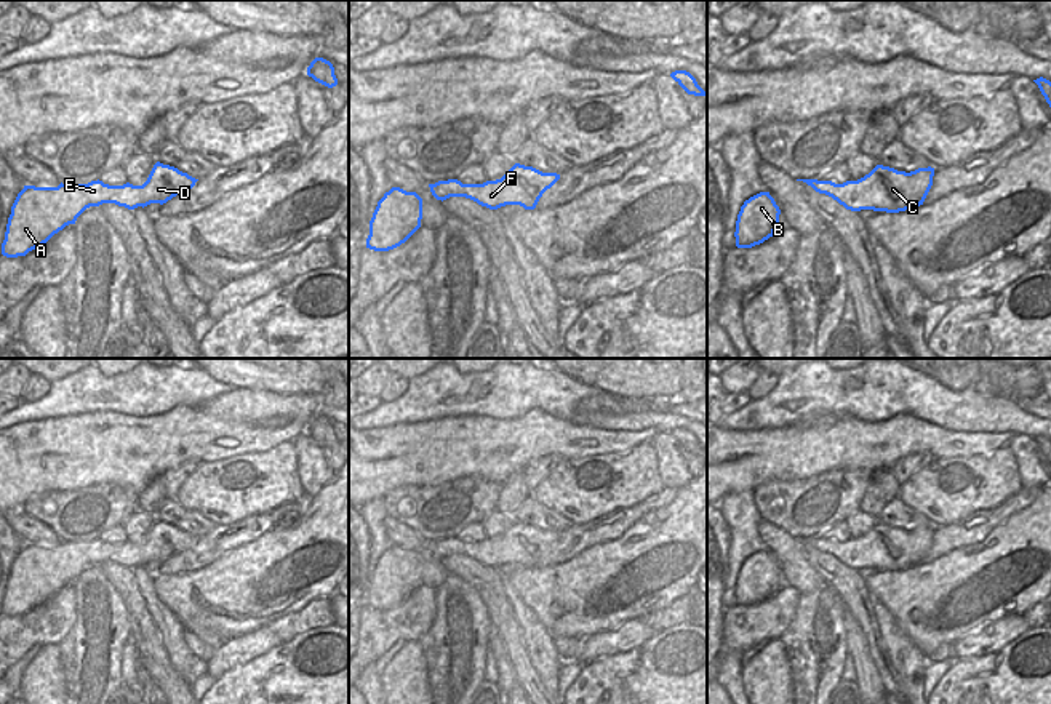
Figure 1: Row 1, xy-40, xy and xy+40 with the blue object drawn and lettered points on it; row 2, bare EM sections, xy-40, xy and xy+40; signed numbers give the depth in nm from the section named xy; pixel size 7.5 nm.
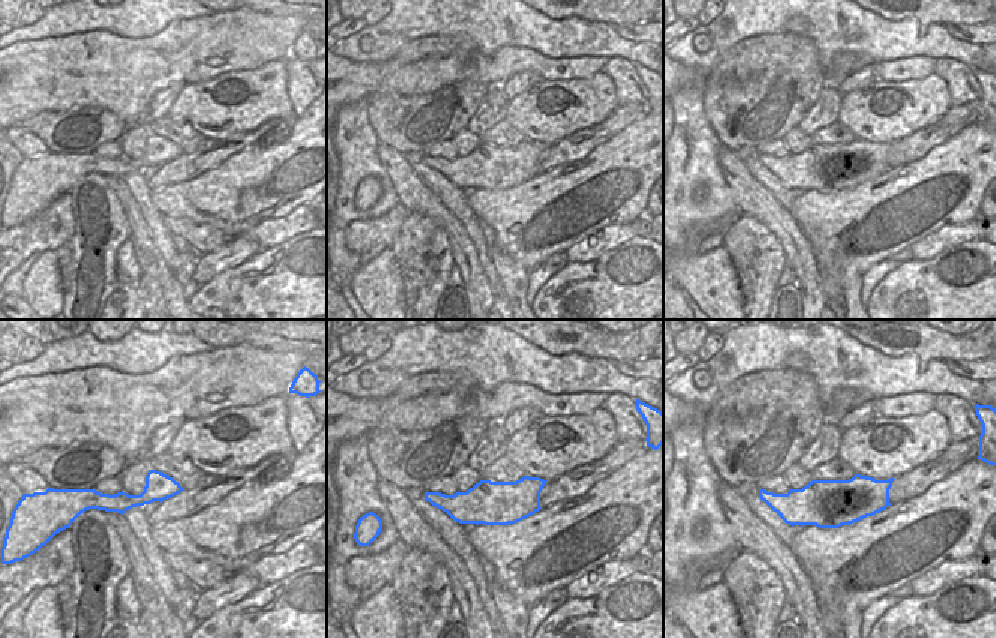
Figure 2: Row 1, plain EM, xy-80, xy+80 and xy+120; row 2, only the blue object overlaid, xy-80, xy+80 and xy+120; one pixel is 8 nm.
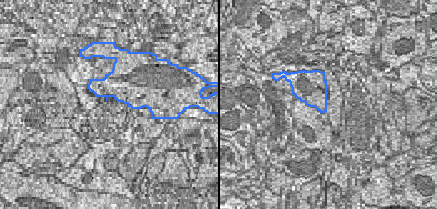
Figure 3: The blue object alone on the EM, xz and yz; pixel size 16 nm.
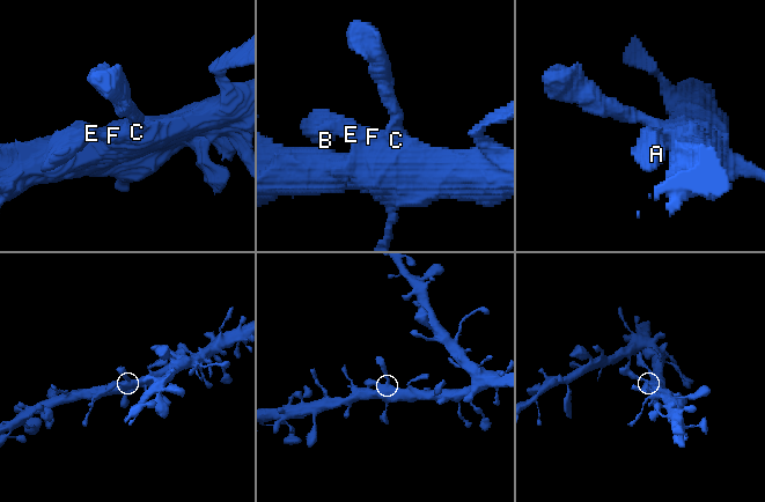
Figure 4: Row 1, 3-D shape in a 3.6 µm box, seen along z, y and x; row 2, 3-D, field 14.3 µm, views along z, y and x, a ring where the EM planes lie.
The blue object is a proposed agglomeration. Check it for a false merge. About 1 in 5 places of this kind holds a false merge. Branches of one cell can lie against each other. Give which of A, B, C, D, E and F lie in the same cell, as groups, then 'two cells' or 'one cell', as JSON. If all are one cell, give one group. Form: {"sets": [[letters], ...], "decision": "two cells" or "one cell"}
{"sets": [["A", "B", "C", "D", "E", "F"]], "decision": "one cell"}

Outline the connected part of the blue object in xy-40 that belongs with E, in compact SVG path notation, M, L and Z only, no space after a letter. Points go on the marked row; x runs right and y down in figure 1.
M157 162L142 186L109 186L99 179L88 184L61 182L58 187L24 186L11 206L2 254L26 256L66 226L75 224L90 206L115 203L134 210L150 203L163 205L192 189L197 181L174 166Z

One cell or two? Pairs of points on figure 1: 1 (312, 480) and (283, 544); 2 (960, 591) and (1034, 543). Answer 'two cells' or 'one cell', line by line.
1: two cells
2: one cell

